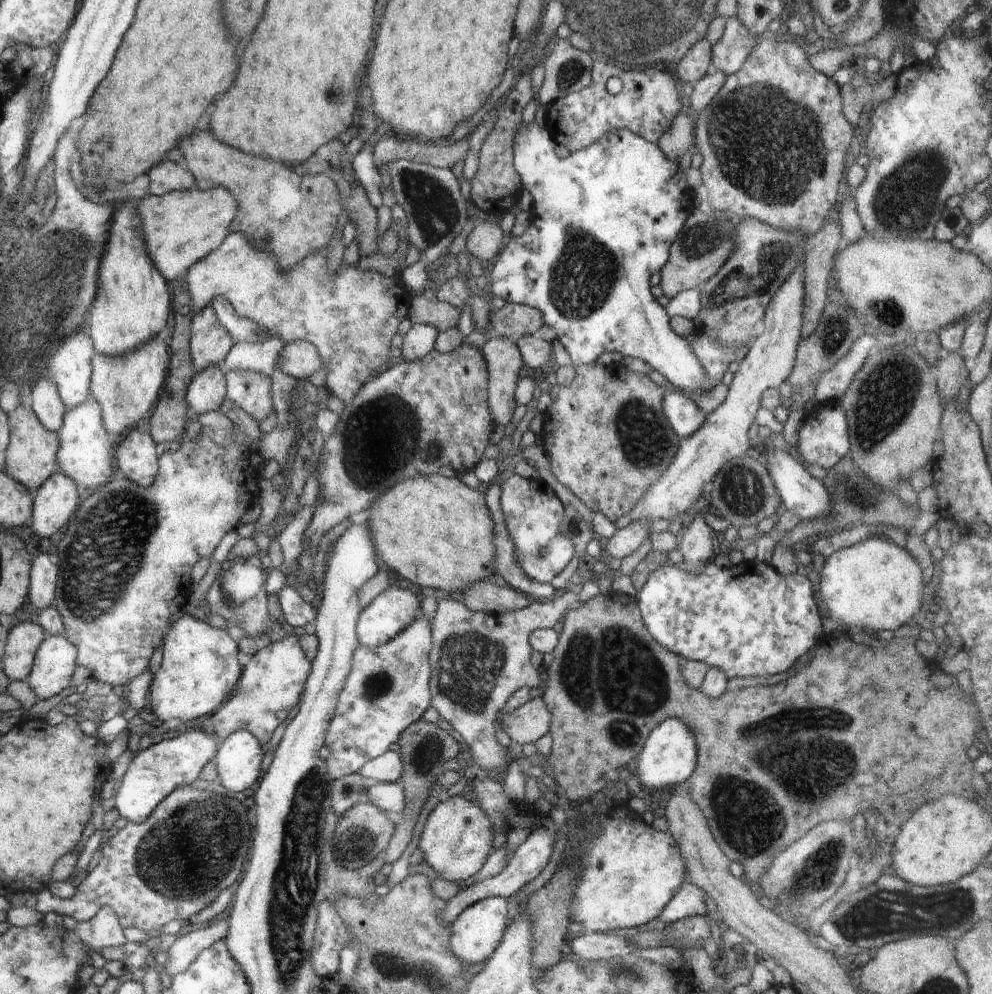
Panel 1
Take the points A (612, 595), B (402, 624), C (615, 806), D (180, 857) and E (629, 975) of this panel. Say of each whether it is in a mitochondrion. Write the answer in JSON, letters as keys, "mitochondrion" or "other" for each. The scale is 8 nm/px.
{"A":"other","B":"other","C":"other","D":"mitochondrion","E":"mitochondrion"}

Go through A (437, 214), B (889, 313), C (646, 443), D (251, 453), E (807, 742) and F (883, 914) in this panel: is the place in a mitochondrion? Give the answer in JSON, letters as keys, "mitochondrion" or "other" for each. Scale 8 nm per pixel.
{"A":"mitochondrion","B":"mitochondrion","C":"mitochondrion","D":"other","E":"mitochondrion","F":"mitochondrion"}

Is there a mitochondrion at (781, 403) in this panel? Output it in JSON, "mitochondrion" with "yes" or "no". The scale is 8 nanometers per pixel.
{"mitochondrion":"no"}

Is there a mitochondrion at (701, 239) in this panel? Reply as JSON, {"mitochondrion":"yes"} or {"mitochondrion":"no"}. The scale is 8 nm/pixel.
{"mitochondrion":"yes"}

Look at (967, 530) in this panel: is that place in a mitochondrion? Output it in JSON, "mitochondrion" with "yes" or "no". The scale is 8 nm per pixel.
{"mitochondrion":"no"}

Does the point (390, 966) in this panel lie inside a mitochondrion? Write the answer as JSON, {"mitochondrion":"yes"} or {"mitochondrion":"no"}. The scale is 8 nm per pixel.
{"mitochondrion":"yes"}

